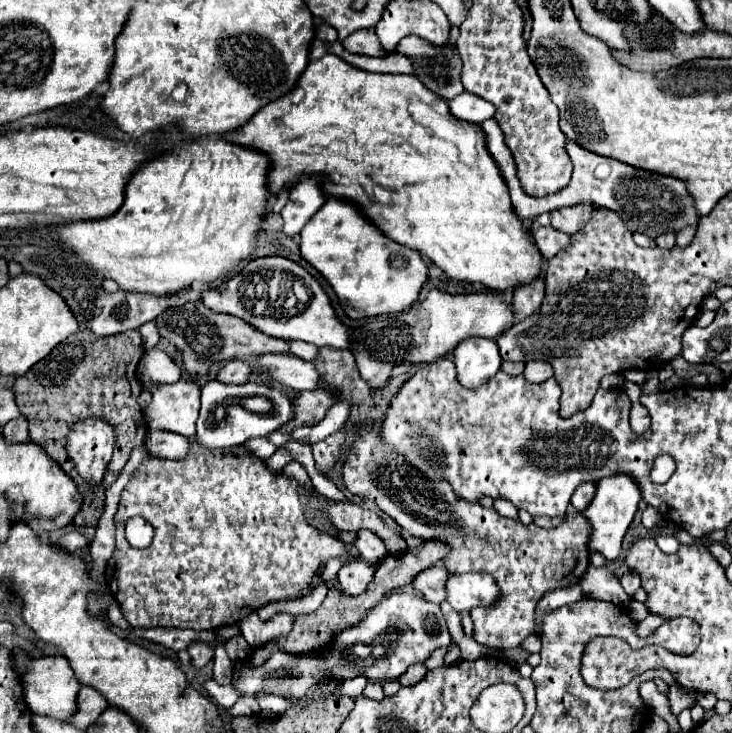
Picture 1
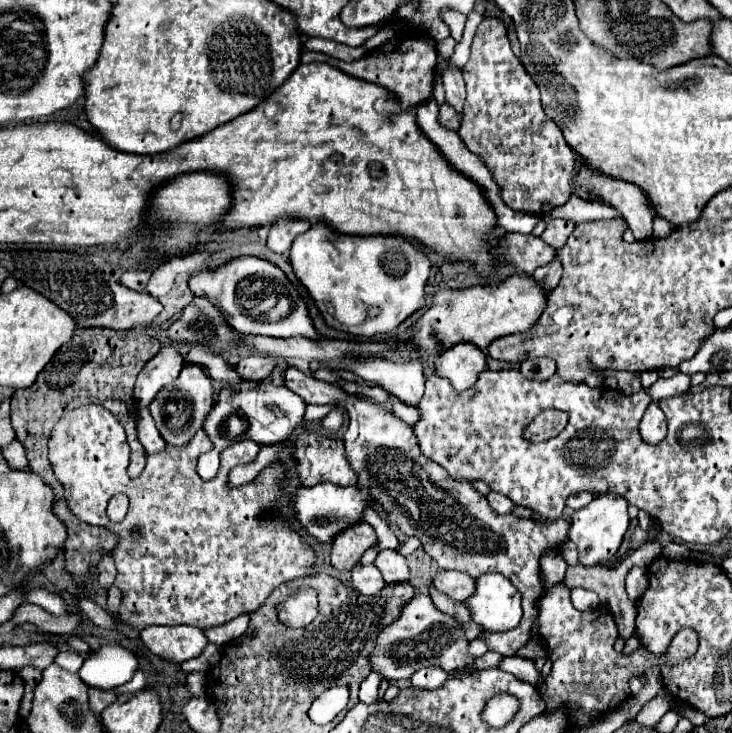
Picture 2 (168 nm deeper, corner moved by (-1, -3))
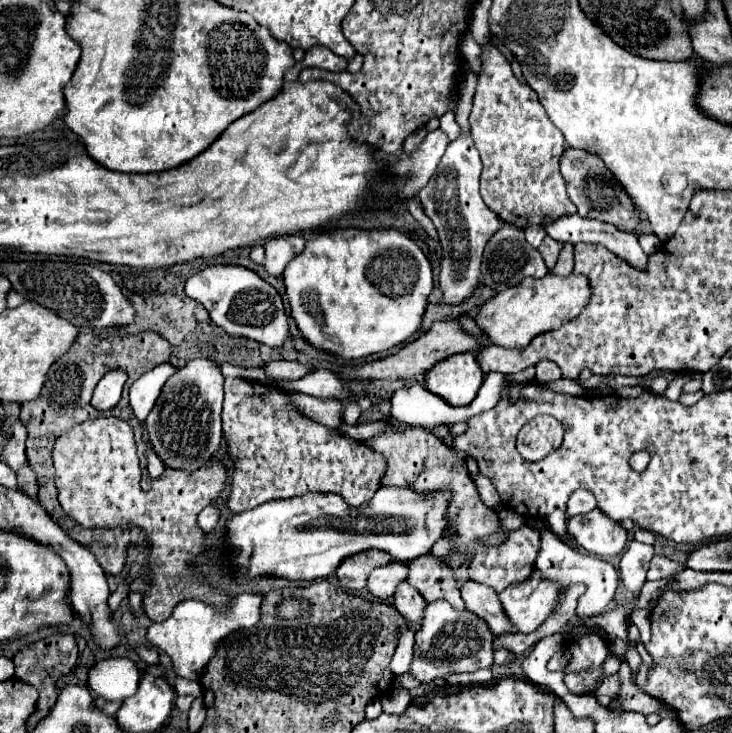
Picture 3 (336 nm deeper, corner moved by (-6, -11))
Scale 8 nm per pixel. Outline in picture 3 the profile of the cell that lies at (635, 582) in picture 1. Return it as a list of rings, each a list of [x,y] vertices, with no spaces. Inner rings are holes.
[[[631,542],[629,548],[625,550],[621,562],[619,562],[619,574],[621,574],[621,582],[625,584],[625,588],[633,594],[639,596],[643,584],[647,582],[647,568],[649,568],[649,560],[653,556],[653,546],[649,544],[641,544],[641,542]]]

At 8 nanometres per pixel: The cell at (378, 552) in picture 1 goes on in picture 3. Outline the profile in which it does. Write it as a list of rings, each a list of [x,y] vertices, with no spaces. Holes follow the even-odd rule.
[[[401,580],[395,592],[395,608],[399,612],[403,612],[403,616],[407,616],[409,628],[415,632],[415,628],[419,628],[421,624],[421,616],[423,616],[423,608],[425,608],[425,598],[421,596],[421,592],[417,592],[417,588],[413,588],[407,580]]]

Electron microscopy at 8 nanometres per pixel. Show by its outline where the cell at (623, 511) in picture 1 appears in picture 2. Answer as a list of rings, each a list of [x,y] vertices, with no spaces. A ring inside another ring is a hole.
[[[602,494],[596,496],[588,506],[576,510],[570,518],[570,532],[568,538],[578,546],[580,552],[580,564],[584,566],[596,566],[600,562],[610,560],[616,552],[618,546],[626,534],[628,528],[628,504],[622,500],[622,496],[612,496],[612,494]]]

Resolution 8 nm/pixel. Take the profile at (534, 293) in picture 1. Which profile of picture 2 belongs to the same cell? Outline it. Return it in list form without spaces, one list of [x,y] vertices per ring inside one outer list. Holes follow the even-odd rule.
[[[554,258],[550,264],[538,268],[534,274],[532,274],[538,282],[544,282],[548,290],[552,290],[558,282],[560,282],[560,276],[562,276],[562,264],[558,258]]]

